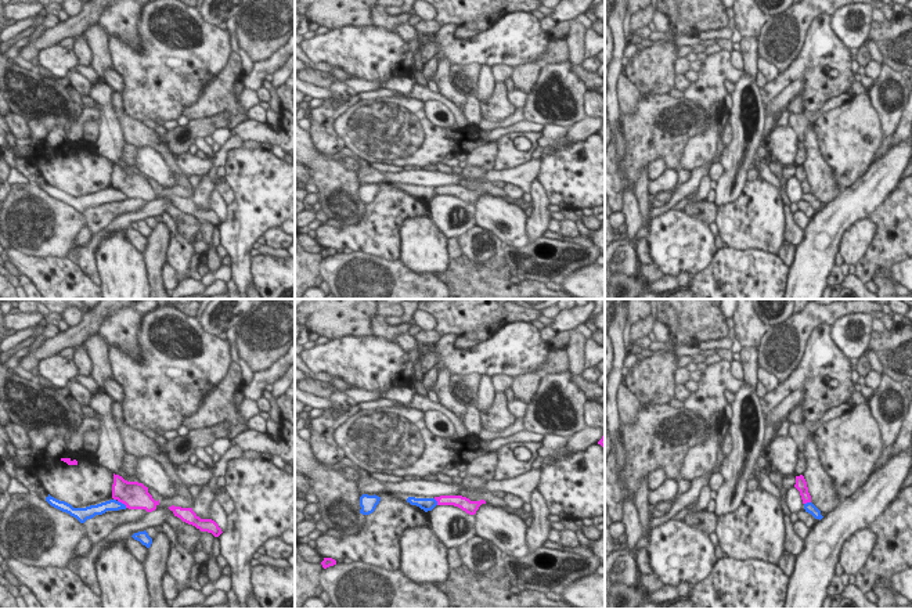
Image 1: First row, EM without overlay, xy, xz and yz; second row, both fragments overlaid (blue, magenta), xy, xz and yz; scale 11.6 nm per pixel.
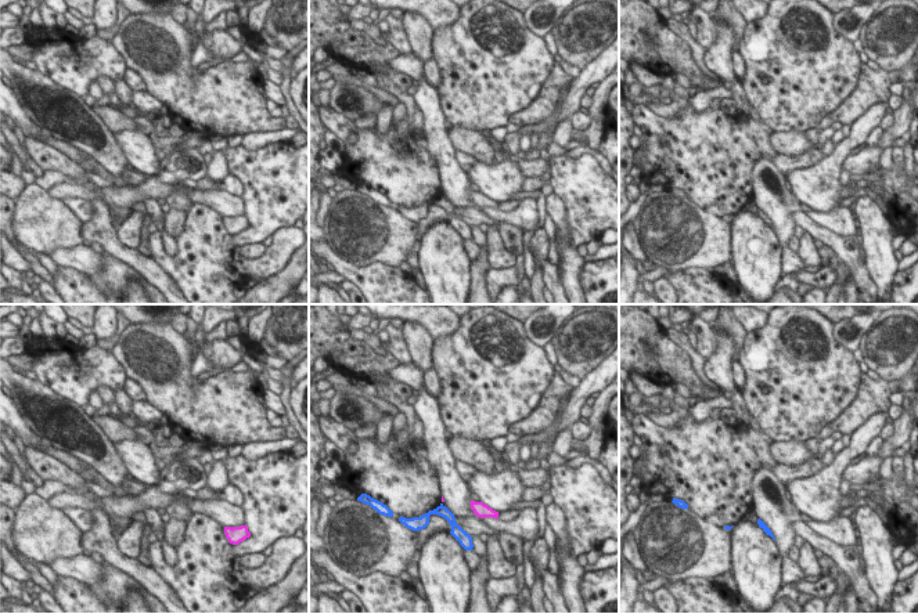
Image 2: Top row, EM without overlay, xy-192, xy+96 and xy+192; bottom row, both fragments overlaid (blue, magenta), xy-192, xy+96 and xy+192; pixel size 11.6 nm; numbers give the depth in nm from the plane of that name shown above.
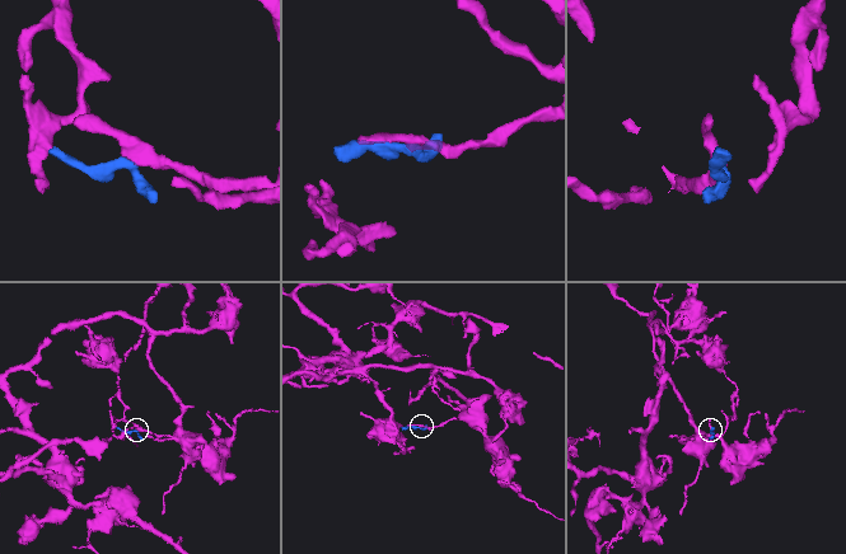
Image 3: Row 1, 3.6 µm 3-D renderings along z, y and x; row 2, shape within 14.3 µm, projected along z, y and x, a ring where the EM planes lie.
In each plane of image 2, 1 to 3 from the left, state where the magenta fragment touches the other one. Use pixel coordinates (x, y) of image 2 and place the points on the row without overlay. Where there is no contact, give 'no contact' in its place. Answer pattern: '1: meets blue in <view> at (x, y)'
1: no contact
2: no contact
3: no contact

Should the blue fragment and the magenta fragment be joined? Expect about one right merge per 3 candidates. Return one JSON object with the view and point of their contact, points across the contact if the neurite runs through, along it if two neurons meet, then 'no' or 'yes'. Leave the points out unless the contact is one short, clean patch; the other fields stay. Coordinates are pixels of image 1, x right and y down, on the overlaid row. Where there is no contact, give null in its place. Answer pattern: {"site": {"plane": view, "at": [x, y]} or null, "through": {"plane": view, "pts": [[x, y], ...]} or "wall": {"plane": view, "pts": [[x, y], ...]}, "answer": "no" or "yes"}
{"site": {"plane": "xy", "at": [121, 503]}, "wall": {"plane": "xy", "pts": [[118, 500], [126, 507]]}, "answer": "no"}

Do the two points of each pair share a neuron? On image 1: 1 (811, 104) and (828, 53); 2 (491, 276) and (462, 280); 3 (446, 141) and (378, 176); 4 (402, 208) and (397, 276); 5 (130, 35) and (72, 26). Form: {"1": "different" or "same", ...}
{"1": "same", "2": "same", "3": "different", "4": "different", "5": "different"}

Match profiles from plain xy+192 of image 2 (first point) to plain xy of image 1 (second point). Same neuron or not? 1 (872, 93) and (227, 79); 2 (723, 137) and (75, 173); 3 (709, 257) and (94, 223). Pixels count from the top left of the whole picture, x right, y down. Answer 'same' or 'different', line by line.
1: same
2: same
3: different

